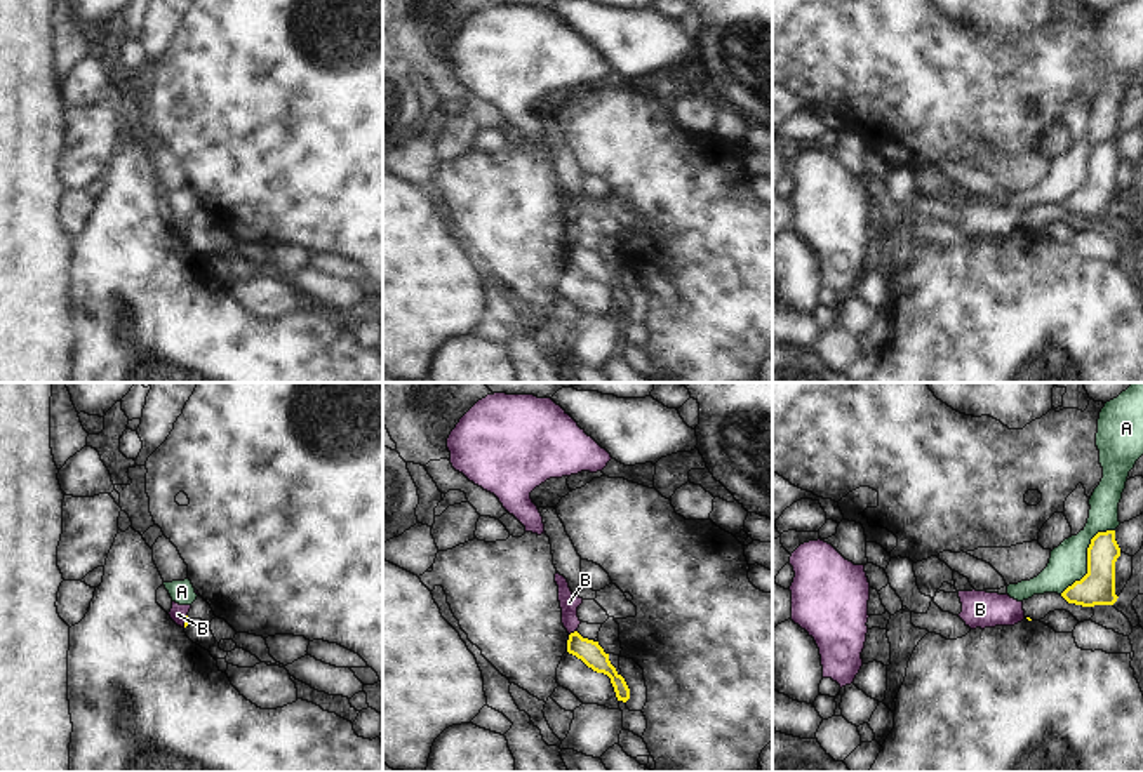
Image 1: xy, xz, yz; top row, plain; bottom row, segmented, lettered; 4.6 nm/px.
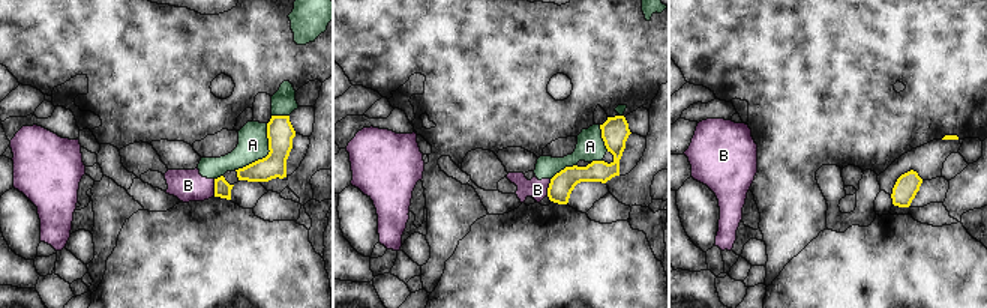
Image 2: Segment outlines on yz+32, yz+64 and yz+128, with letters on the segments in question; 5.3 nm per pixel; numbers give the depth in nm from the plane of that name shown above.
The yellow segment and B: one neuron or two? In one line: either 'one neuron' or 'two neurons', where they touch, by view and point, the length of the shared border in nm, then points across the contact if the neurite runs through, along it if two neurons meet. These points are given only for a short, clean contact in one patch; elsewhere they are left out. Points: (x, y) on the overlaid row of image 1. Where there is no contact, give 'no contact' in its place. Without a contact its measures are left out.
two neurons; contact xz (574, 632); length 50 nm; border xz (576, 630), (569, 635)

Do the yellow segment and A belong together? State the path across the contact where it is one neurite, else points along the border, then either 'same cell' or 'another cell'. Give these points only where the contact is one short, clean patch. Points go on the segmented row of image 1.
another cell

